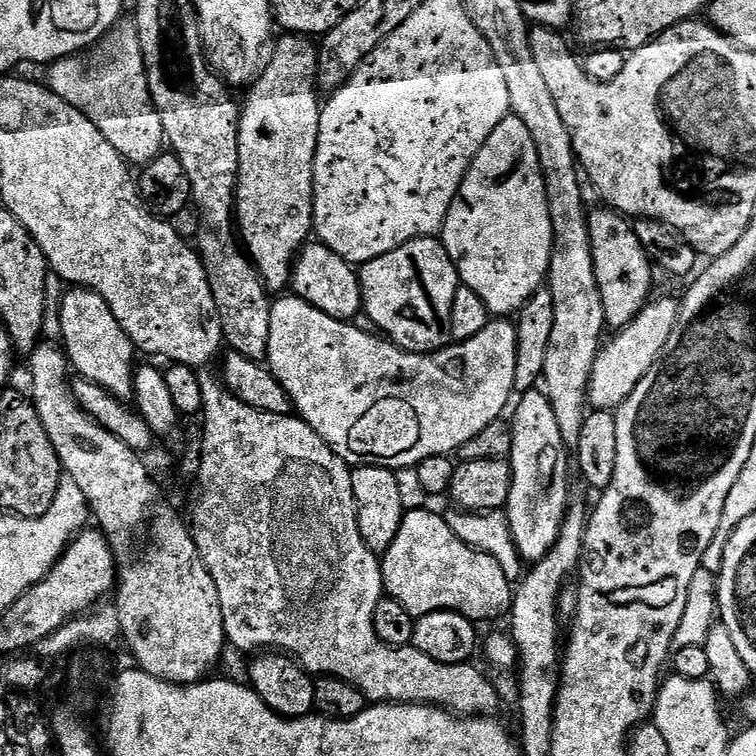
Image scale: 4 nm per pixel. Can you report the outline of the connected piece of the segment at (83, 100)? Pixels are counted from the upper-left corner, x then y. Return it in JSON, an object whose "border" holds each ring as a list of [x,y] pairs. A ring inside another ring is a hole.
{"border":[[[117,26],[103,41],[104,60],[87,64],[83,55],[55,61],[47,69],[46,87],[58,98],[70,102],[74,110],[82,110],[98,130],[132,166],[143,166],[161,155],[165,147],[162,118],[148,89],[148,75],[142,58],[142,46],[135,27]]]}

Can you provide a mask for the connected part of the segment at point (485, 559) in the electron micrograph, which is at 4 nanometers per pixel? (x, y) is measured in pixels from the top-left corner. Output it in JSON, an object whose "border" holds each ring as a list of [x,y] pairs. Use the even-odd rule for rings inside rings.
{"border":[[[427,507],[405,511],[393,544],[382,556],[382,579],[387,595],[406,606],[414,618],[431,612],[457,612],[473,622],[507,617],[512,610],[514,584],[506,578],[506,574],[502,574],[502,566],[498,566],[490,554],[462,542],[443,515],[428,511]]]}

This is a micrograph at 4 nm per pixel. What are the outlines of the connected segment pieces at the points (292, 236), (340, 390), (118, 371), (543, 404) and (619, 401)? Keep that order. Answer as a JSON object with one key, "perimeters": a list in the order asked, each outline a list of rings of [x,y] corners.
{"perimeters":[[[[306,36],[281,37],[247,89],[248,101],[240,109],[234,209],[242,247],[272,294],[283,293],[291,285],[294,261],[314,232],[314,158],[322,107],[316,82],[317,45]]],[[[284,294],[272,305],[270,314],[270,346],[266,357],[267,367],[276,375],[277,382],[284,388],[292,407],[298,413],[300,419],[305,420],[313,430],[321,436],[328,445],[336,451],[344,463],[349,466],[380,467],[391,470],[403,468],[416,468],[424,459],[431,456],[448,456],[459,453],[460,448],[476,434],[481,434],[486,426],[501,419],[509,411],[510,401],[513,399],[515,358],[518,355],[518,340],[516,338],[516,326],[511,319],[496,318],[482,330],[482,334],[474,334],[474,338],[449,343],[447,348],[440,348],[437,352],[405,352],[398,345],[393,344],[387,338],[381,338],[371,331],[363,332],[355,328],[355,323],[338,318],[330,318],[330,314],[322,314],[310,302],[306,302],[301,296]]],[[[72,286],[61,295],[62,341],[73,371],[81,379],[94,382],[122,401],[129,401],[135,395],[135,356],[138,349],[132,339],[122,330],[118,318],[106,306],[106,302],[90,288]]],[[[533,390],[523,393],[515,401],[511,416],[512,485],[510,486],[510,498],[506,505],[506,515],[510,534],[514,538],[516,549],[520,551],[521,561],[535,562],[541,560],[554,546],[564,521],[564,515],[568,513],[570,454],[562,442],[562,436],[558,430],[558,418],[554,418],[552,404],[543,391]]],[[[679,299],[656,300],[645,304],[644,309],[626,327],[619,329],[612,341],[600,349],[592,367],[592,377],[588,383],[588,403],[596,410],[615,410],[630,398],[634,386],[646,378],[650,366],[658,362],[664,353],[664,347],[670,342],[670,334],[674,334],[674,326],[680,317]]]]}

